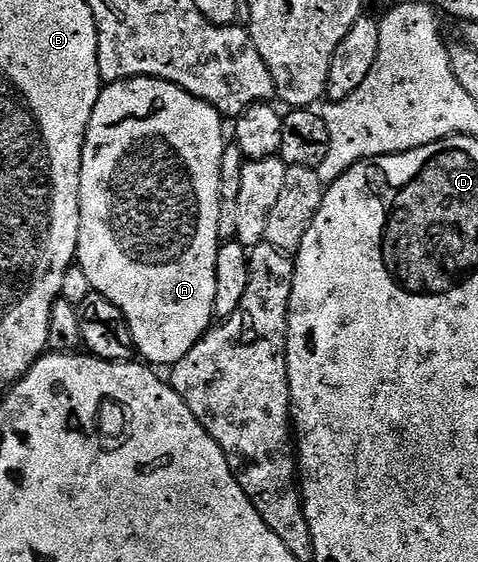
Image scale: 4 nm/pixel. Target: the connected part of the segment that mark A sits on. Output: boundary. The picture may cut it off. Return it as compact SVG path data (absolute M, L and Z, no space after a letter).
M139 76L133 80L120 80L116 84L104 84L100 89L100 97L94 106L94 114L90 114L90 126L86 130L84 149L82 150L82 174L80 175L80 229L78 230L78 246L76 260L78 268L84 271L88 284L97 296L104 296L126 318L130 326L130 334L134 334L137 353L149 365L165 364L171 366L178 363L190 349L197 344L208 331L214 320L214 286L216 285L216 263L218 250L222 243L218 234L218 218L220 217L220 167L222 154L226 147L224 140L225 121L220 111L210 106L205 100L199 100L186 90L174 86L165 80L151 80Z

